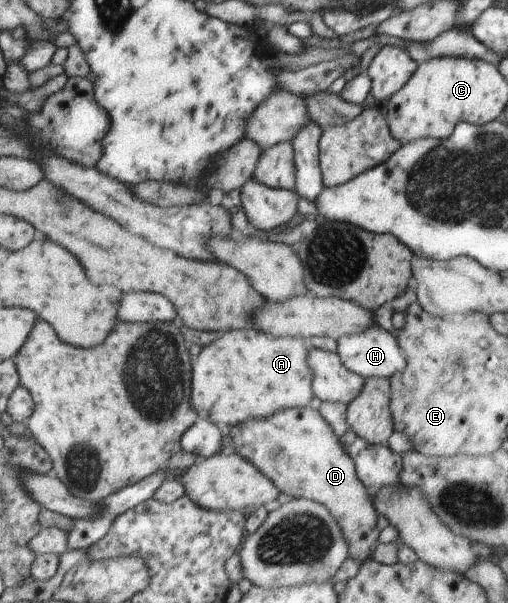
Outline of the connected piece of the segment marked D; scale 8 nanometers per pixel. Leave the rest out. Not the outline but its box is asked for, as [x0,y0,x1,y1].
[226,406,379,563]

